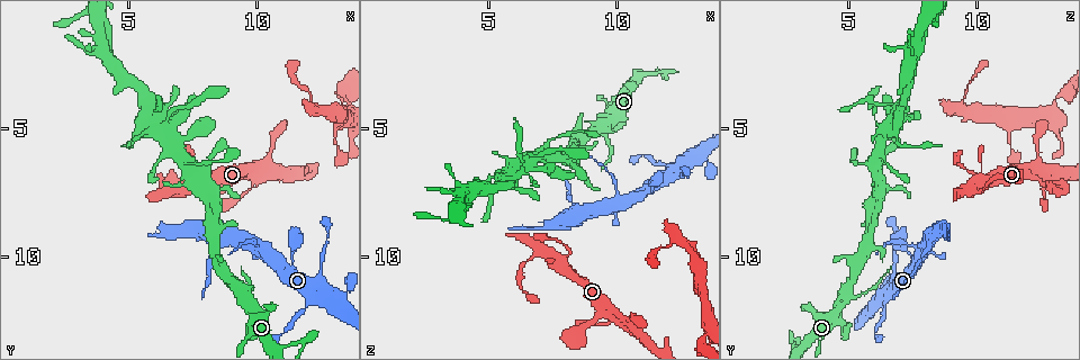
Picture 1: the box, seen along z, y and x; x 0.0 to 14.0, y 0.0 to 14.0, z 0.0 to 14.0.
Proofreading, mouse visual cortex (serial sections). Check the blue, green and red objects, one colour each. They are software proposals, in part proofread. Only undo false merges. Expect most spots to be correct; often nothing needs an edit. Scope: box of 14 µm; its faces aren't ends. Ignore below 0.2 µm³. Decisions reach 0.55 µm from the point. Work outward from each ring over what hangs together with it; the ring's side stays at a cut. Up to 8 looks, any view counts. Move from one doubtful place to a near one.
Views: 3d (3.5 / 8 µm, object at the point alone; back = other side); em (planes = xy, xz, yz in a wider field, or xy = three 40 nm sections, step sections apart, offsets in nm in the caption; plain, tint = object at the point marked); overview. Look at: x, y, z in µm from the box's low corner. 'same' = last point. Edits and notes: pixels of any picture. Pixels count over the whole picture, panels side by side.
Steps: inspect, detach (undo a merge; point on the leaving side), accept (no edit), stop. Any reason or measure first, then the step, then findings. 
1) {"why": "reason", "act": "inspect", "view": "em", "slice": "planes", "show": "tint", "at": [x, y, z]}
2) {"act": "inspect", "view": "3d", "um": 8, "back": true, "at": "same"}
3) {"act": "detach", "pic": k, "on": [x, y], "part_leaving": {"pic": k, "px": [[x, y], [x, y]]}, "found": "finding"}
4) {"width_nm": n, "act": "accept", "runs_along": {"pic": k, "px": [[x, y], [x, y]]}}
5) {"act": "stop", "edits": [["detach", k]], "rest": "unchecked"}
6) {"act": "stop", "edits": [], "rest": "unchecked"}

{"why": "abrupt turn", "act": "inspect", "view": "3d", "um": 3.5, "at": [12.0, 13.2, 2.9]}

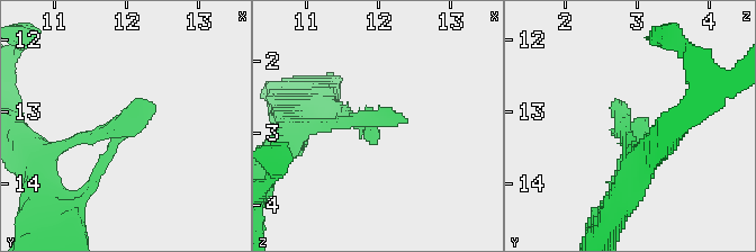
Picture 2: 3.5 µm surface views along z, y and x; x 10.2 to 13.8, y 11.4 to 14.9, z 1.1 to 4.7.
{"act": "inspect", "view": "em", "slice": "xy", "step": 5, "show": "tint", "at": [11.95, 13.20, 2.95]}

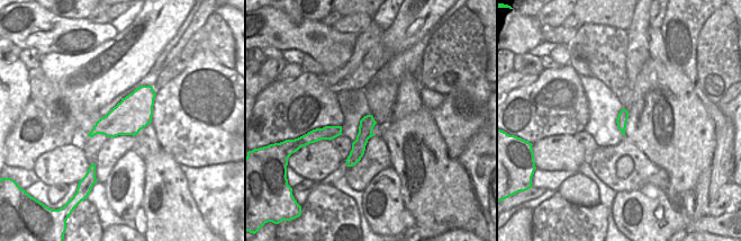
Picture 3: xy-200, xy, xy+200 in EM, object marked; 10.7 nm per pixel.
{"act": "accept", "runs_along": {"pic": 3, "px": [[369, 117], [358, 151], [350, 163]]}, "found": "all the same cell"}

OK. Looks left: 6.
{"why": "abrupt turn", "act": "inspect", "view": "3d", "um": 3.5, "back": true, "at": [8.6, 9.1, 8.4]}

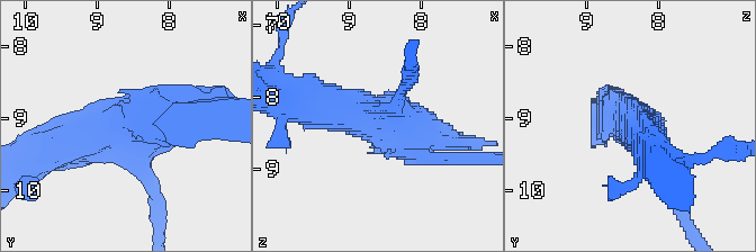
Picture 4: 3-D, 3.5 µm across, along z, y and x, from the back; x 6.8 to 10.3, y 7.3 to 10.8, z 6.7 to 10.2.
{"act": "inspect", "view": "em", "slice": "xy", "step": 5, "show": "tint", "at": [8.55, 9.10, 8.35]}

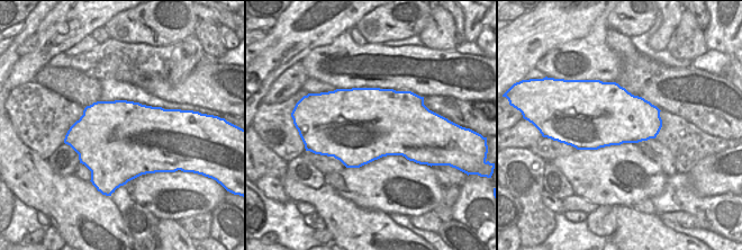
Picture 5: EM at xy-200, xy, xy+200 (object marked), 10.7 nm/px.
{"act": "accept", "runs_along": {"pic": 4, "px": [[62, 143], [132, 125], [149, 188]]}, "found": "one cell here"}

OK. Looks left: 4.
{"why": "sharp bend", "act": "inspect", "view": "3d", "um": 3.5, "at": [9.9, 6.8, 12.3]}

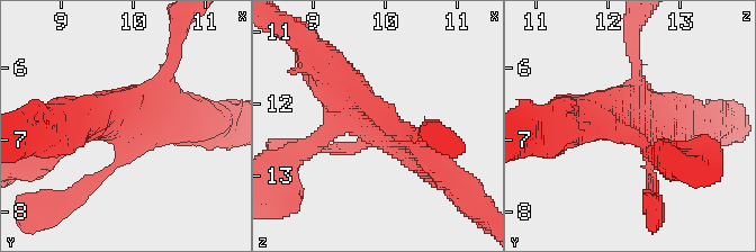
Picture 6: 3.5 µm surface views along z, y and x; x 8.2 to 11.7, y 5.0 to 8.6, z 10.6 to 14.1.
{"why": "shape alone is not enough", "act": "inspect", "view": "em", "slice": "planes", "show": "tint", "at": [9.95, 6.80, 12.30]}

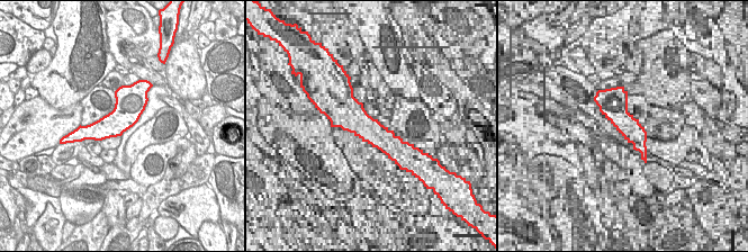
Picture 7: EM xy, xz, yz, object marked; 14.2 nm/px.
{"act": "accept", "runs_along": {"pic": 6, "px": [[581, 118], [632, 125], [653, 180]]}, "found": "one cell here"}

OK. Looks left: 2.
{"act": "stop", "edits": [], "rest": "unchecked"}

